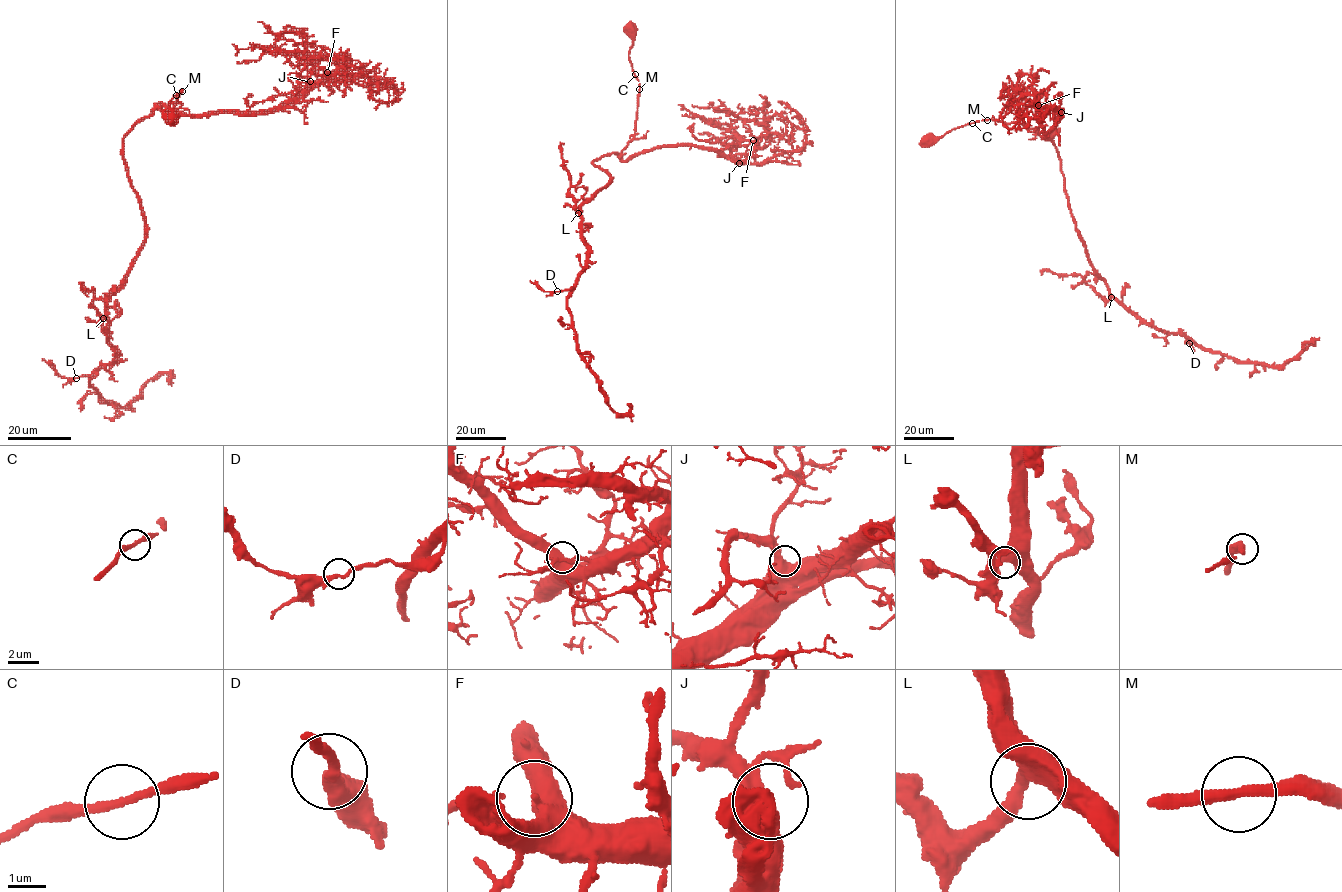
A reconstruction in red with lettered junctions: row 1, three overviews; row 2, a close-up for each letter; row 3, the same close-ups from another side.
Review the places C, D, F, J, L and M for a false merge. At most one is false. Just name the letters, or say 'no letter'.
no letter

